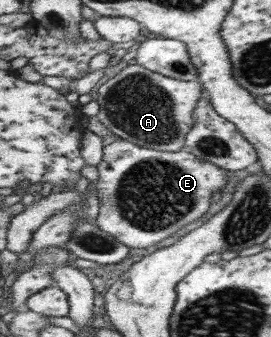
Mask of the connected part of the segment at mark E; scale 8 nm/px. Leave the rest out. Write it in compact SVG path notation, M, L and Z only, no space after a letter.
M122 138L104 147L104 156L97 169L99 178L95 188L100 209L96 224L107 234L132 248L156 246L158 242L174 236L182 228L200 220L208 212L214 192L226 188L230 174L220 166L196 157L190 150L178 152L154 150Z

